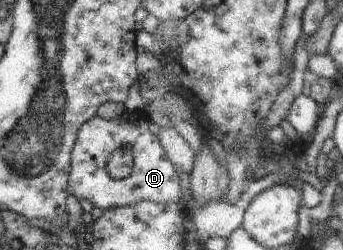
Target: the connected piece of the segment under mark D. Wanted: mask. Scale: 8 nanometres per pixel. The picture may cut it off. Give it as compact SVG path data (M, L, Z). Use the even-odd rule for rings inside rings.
M125 111L118 118L106 120L92 117L80 126L72 150L72 168L68 180L68 192L81 200L92 202L100 210L134 205L150 200L154 203L180 202L182 176L175 169L167 152L148 128L150 121L139 111ZM131 148L134 152L133 174L118 180L110 176L108 166L118 149Z

